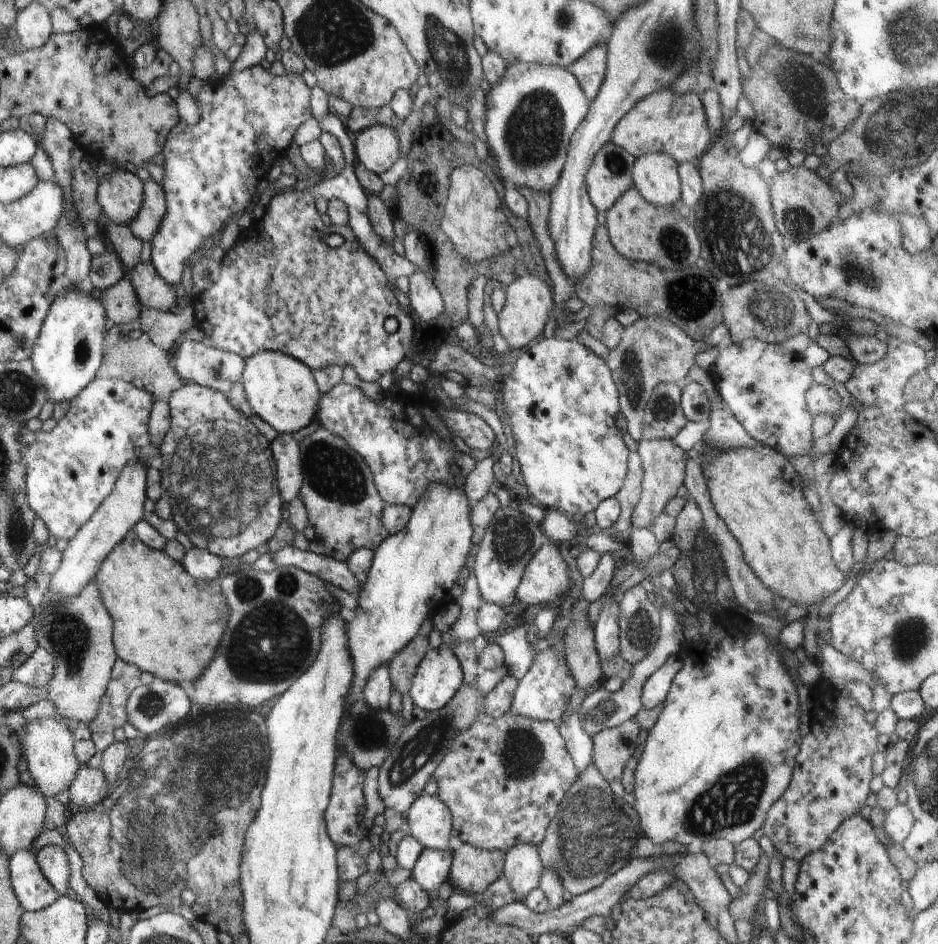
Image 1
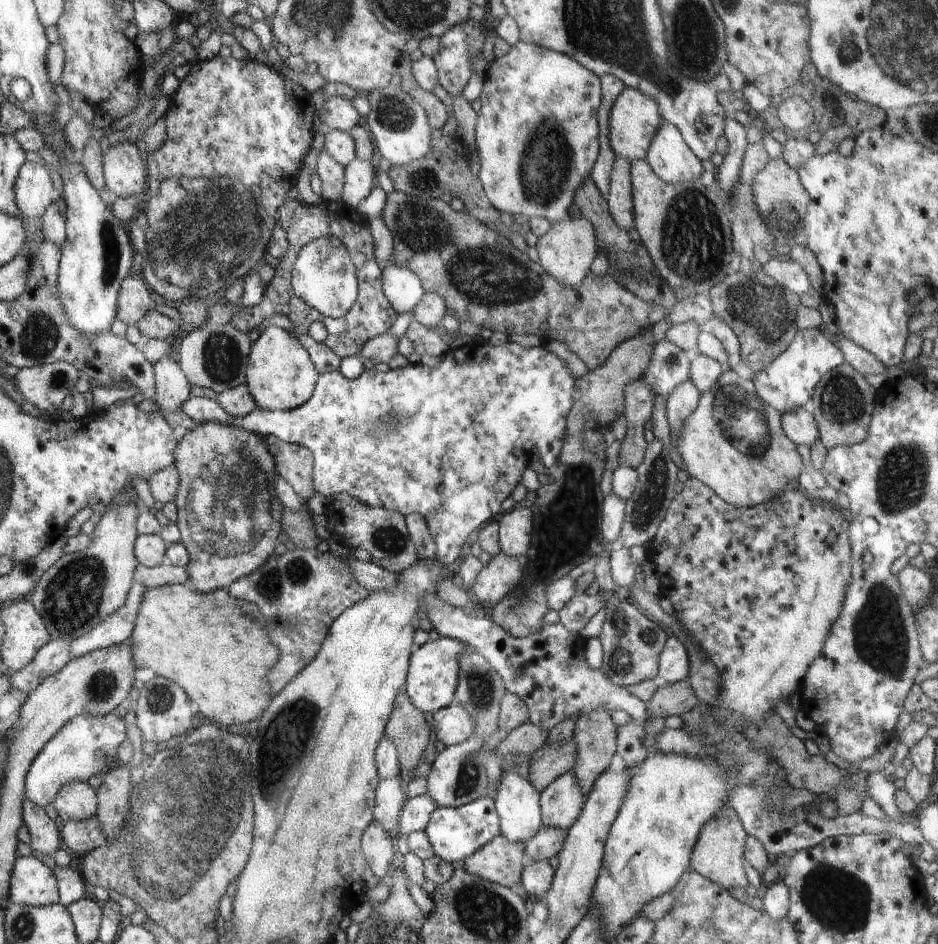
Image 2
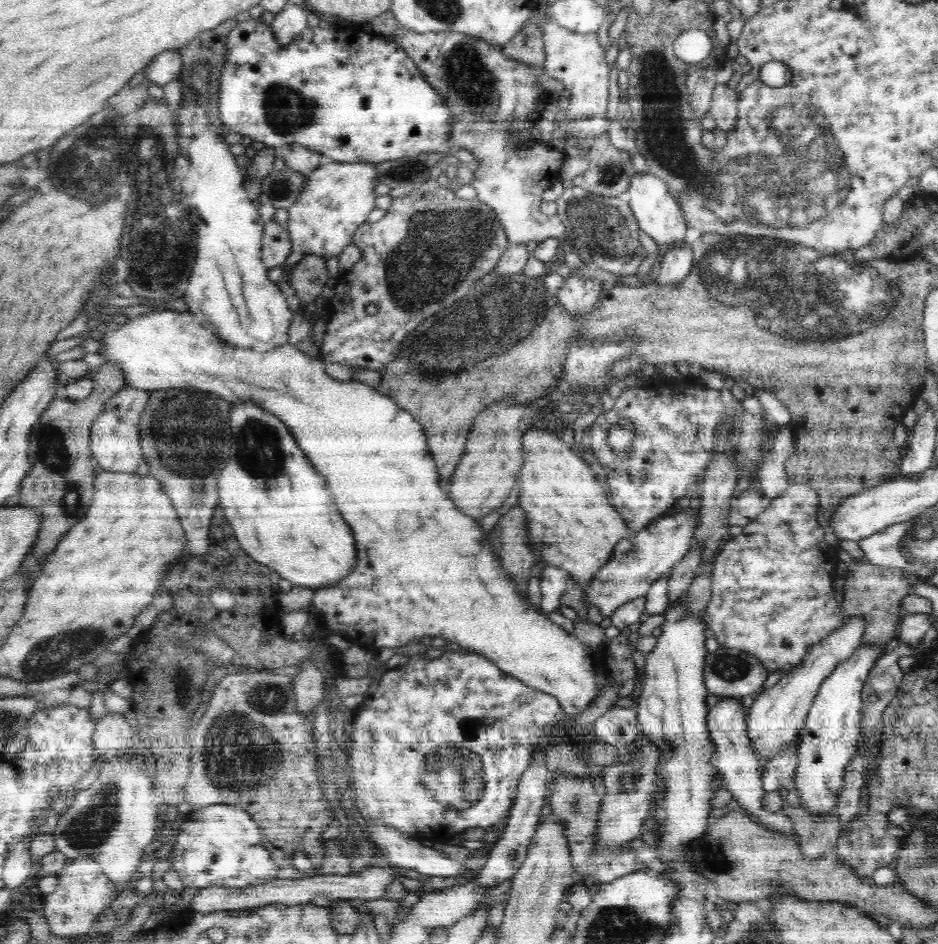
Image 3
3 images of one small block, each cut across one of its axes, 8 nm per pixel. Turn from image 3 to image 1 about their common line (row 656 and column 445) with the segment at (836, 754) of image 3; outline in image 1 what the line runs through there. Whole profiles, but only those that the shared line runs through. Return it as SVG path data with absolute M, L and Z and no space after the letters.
M424 848L414 865L412 880L416 881L427 893L437 889L451 874L452 850Z

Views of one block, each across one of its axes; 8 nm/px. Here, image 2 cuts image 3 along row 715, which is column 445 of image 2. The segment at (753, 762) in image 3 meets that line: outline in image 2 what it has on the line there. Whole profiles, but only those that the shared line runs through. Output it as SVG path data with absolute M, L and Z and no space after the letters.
M455 701L433 713L433 737L445 746L462 744L476 732L474 718Z

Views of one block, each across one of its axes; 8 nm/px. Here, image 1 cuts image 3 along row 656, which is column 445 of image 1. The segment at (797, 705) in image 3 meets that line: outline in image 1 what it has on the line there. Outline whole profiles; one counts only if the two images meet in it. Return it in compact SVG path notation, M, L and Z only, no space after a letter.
M421 794L407 811L404 828L423 844L423 848L450 850L453 820L446 804L437 796Z

